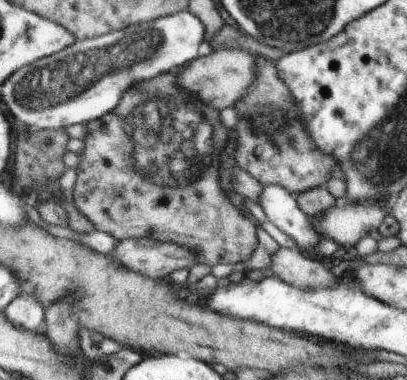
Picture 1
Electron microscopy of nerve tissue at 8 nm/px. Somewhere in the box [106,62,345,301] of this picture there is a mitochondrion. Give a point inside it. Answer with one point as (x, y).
(179, 135)

